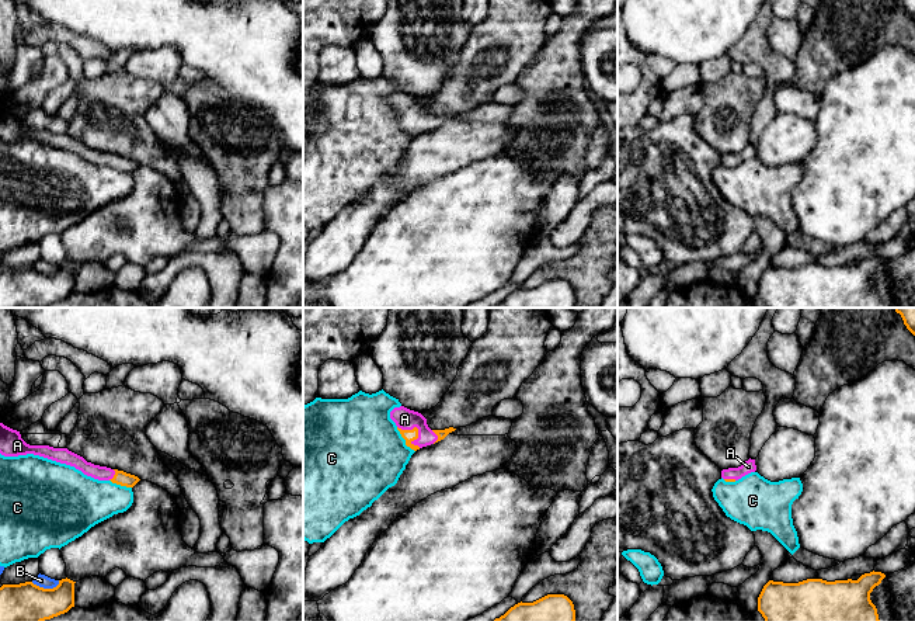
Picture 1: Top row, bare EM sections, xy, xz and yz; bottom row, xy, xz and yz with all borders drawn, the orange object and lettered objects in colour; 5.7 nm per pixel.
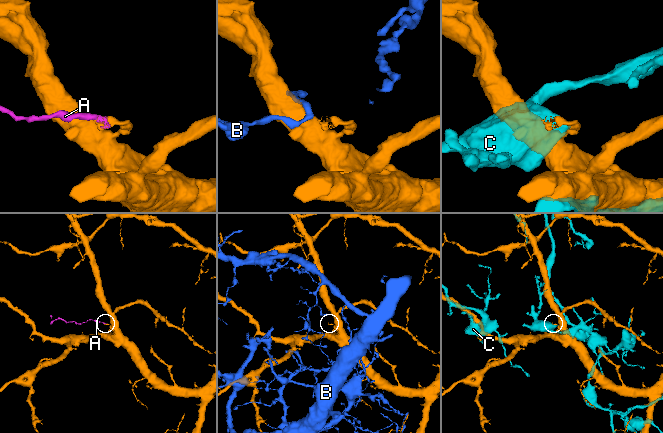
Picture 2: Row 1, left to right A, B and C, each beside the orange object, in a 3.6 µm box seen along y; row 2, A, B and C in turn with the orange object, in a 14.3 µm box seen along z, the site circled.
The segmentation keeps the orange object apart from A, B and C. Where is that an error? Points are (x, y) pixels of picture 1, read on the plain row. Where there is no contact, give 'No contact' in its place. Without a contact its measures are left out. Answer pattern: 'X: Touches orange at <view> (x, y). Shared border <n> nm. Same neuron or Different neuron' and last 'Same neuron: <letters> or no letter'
A: Touches orange at xz (417, 115). Shared border 180 nm. Same neuron
B: Touches orange at xy (45, 274). Shared border 170 nm. Different neuron
C: Touches orange at xz (404, 124). Shared border 180 nm. Different neuron
Same neuron: A

